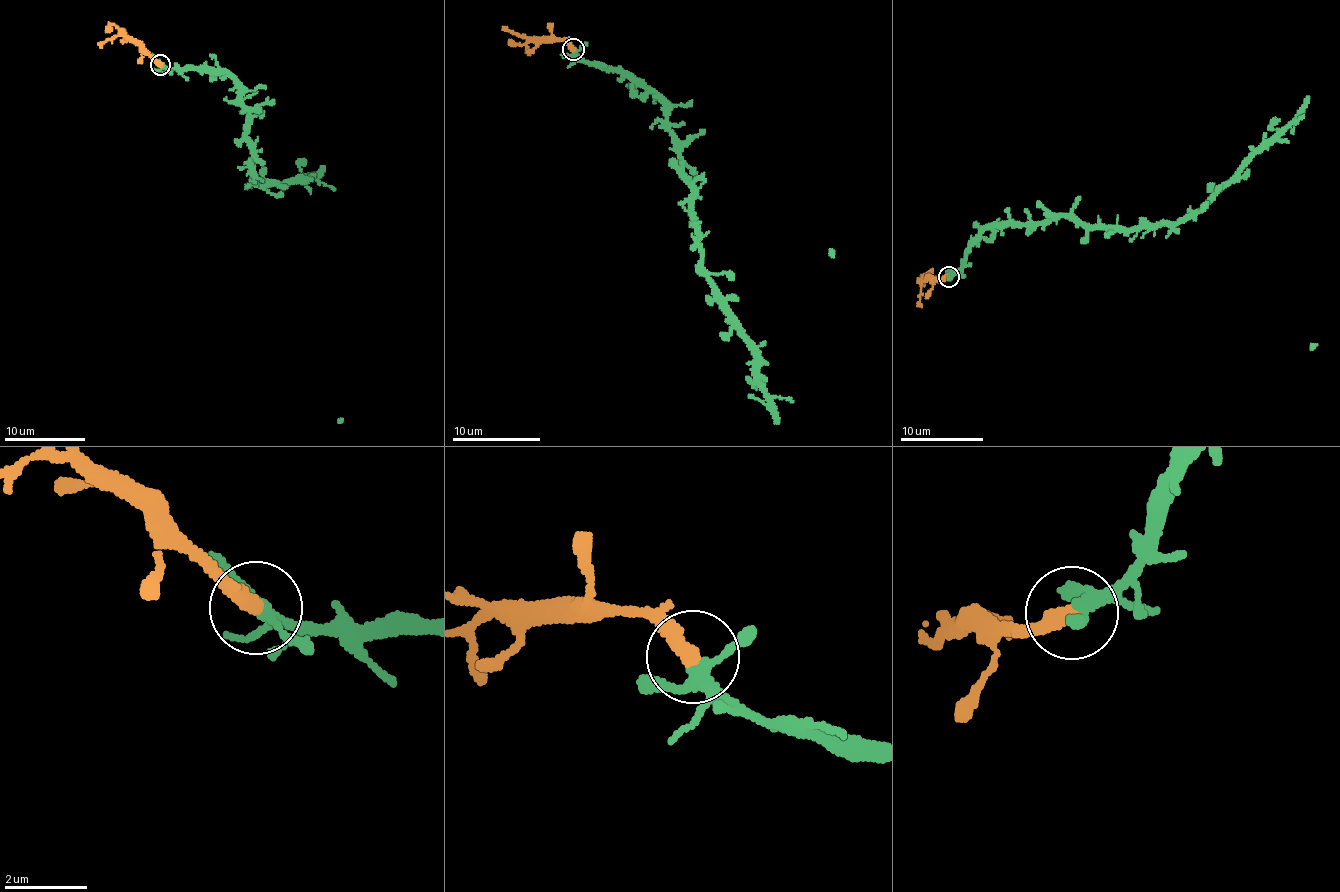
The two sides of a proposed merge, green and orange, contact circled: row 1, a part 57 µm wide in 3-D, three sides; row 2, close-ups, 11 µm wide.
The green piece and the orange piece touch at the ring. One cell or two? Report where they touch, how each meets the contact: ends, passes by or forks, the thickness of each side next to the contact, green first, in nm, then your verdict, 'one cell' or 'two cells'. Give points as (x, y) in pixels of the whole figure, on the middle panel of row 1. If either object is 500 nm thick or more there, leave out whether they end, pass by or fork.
(573, 49) | green forks | orange ends | 240/400 nm | one cell

